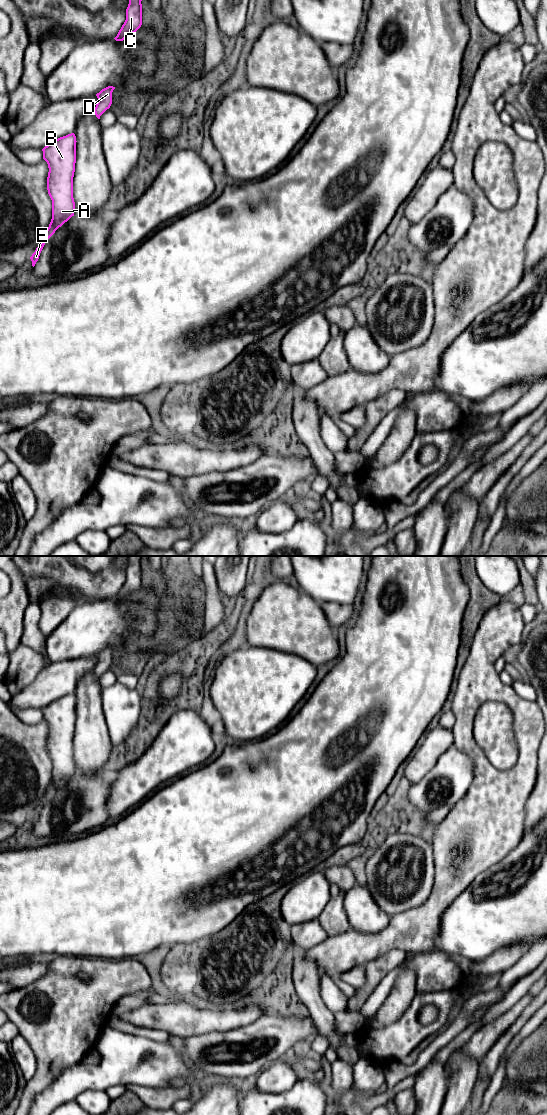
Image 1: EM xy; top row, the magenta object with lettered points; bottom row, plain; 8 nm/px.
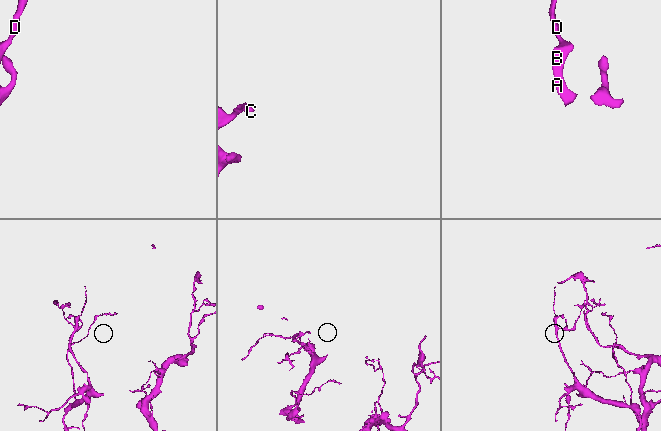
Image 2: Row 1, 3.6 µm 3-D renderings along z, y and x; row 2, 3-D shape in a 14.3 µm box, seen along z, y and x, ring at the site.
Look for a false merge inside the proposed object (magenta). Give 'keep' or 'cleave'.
keep

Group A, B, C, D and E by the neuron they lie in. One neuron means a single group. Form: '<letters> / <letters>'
A B C D E

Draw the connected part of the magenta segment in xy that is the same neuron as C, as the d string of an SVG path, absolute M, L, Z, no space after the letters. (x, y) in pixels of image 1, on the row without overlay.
M128 556L129 564L126 569L126 580L119 590L116 601L123 601L135 593L142 585L142 556Z

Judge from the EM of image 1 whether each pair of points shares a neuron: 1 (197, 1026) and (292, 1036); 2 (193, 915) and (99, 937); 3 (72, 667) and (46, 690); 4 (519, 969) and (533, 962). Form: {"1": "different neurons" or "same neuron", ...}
{"1": "different neurons", "2": "same neuron", "3": "same neuron", "4": "same neuron"}

